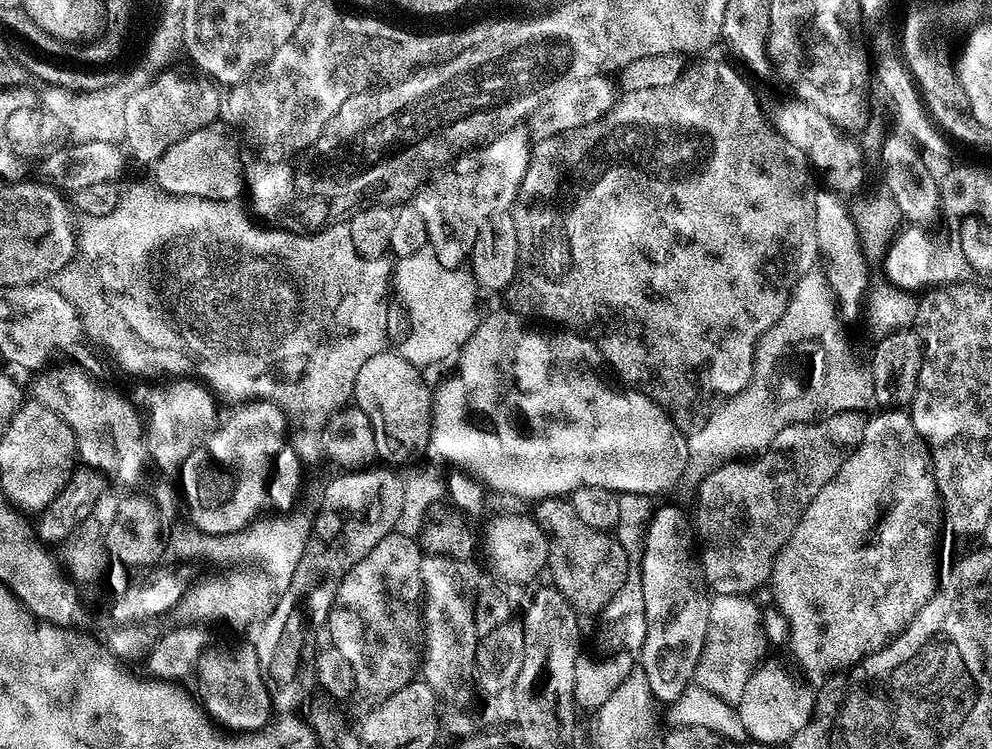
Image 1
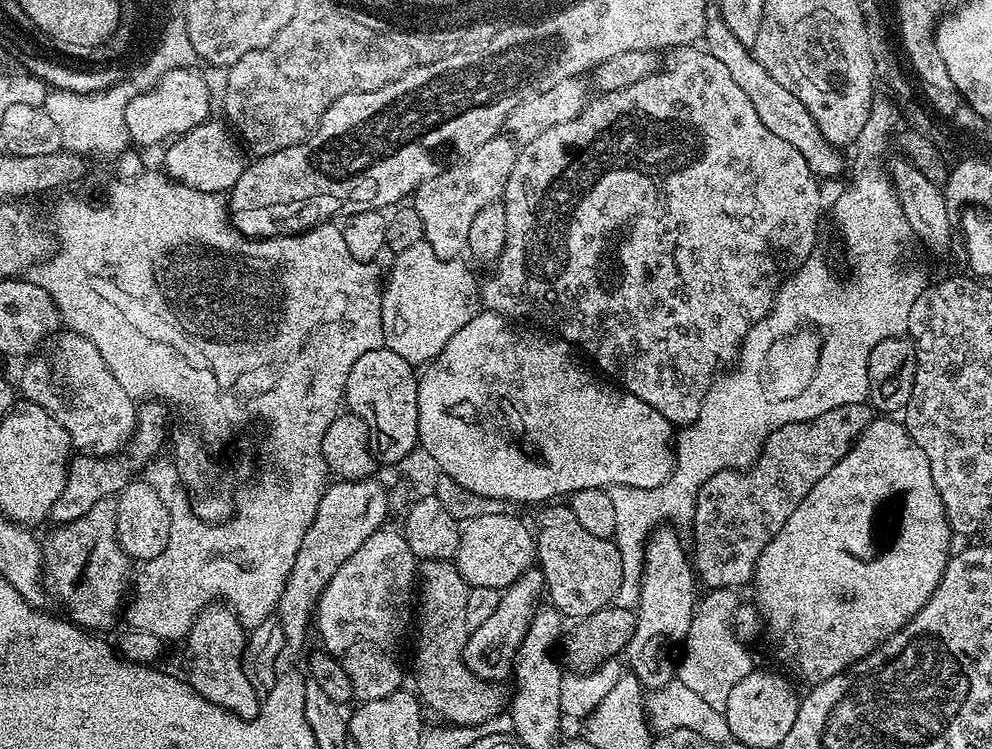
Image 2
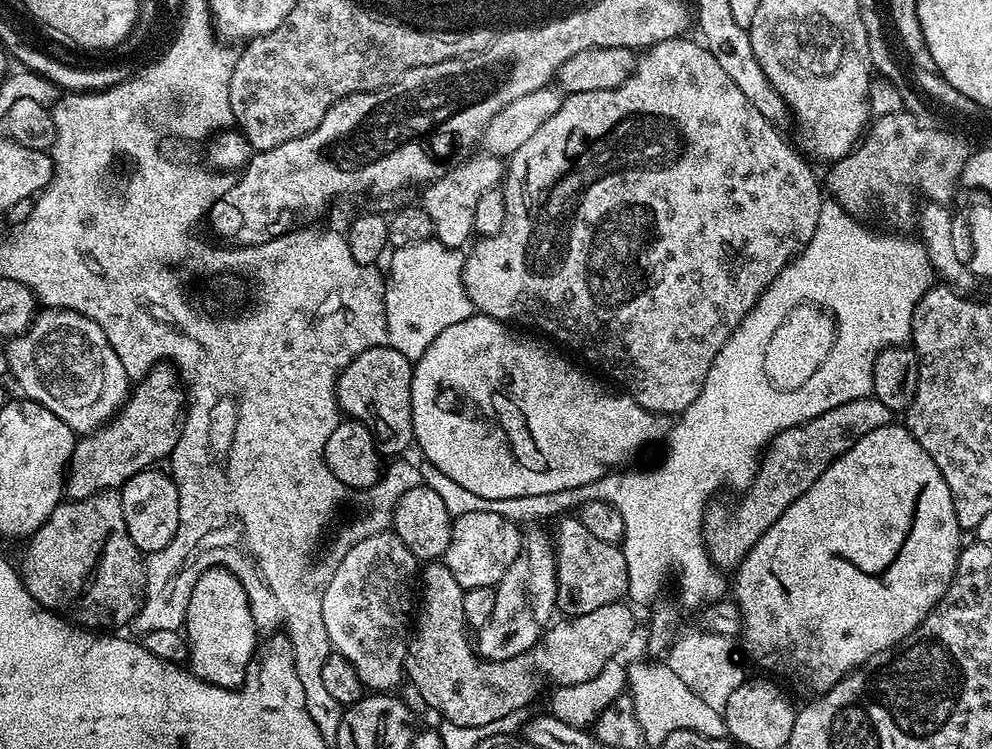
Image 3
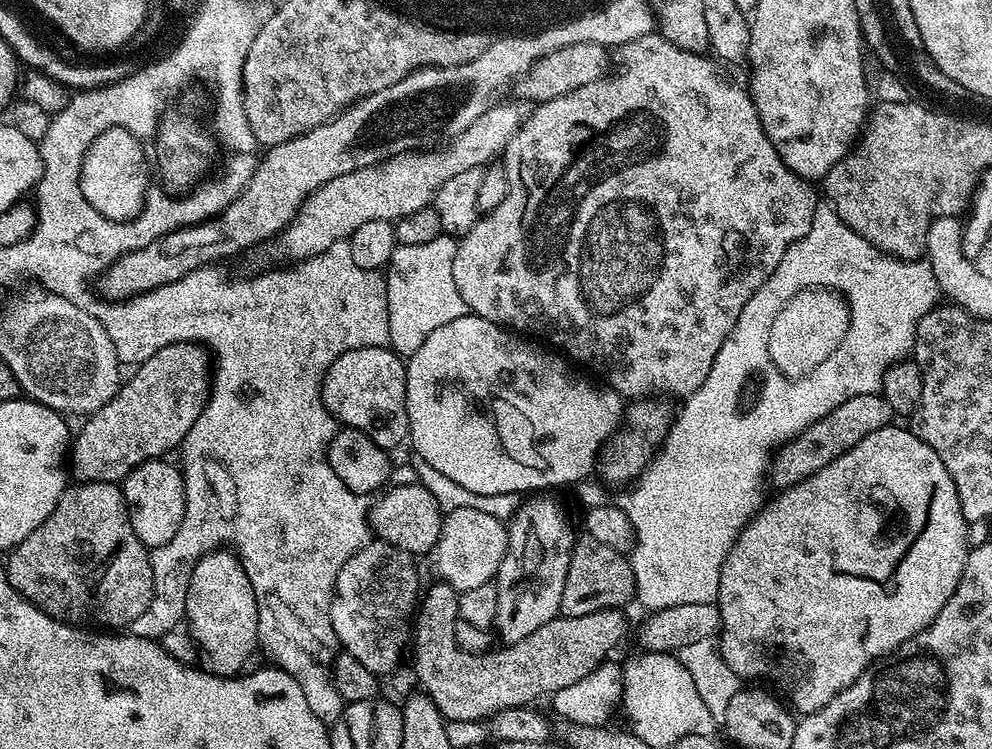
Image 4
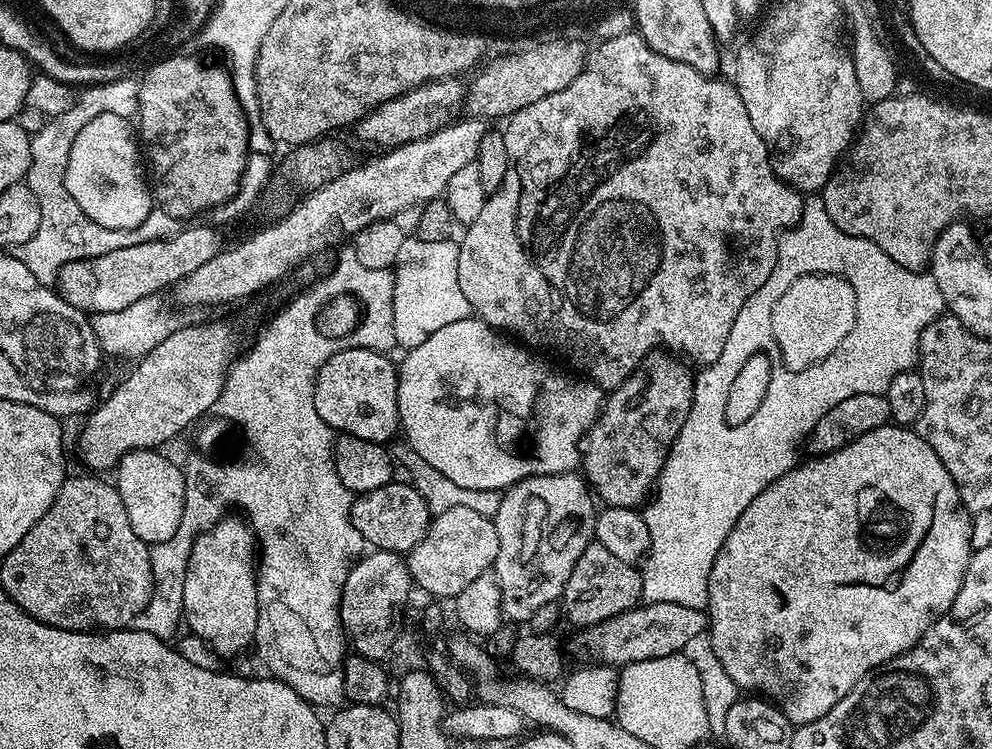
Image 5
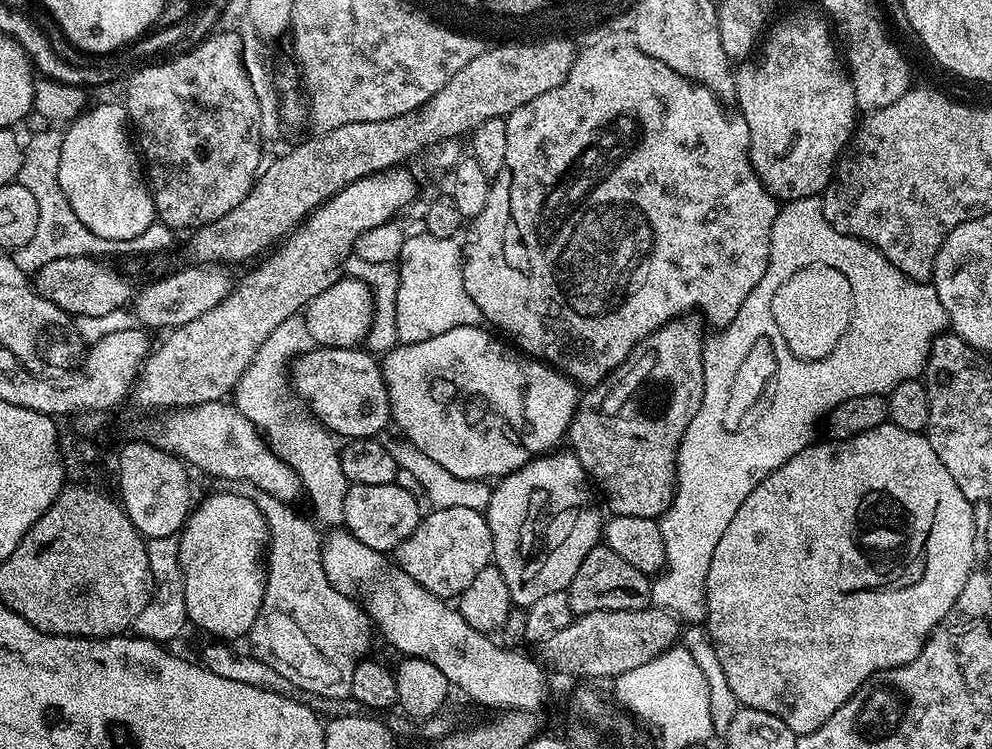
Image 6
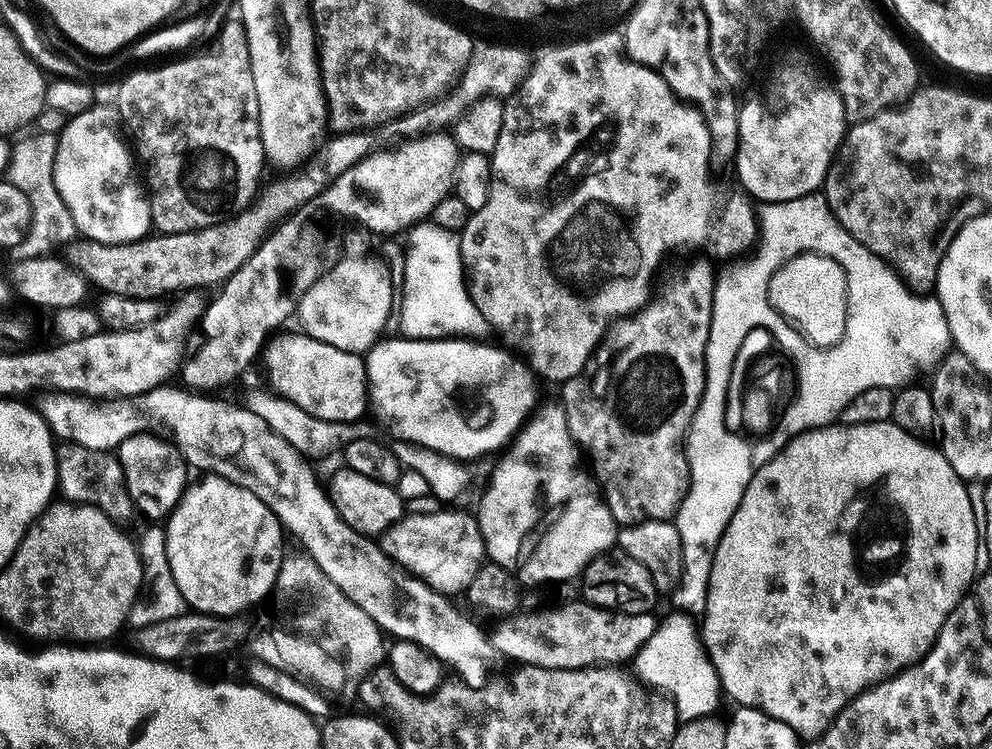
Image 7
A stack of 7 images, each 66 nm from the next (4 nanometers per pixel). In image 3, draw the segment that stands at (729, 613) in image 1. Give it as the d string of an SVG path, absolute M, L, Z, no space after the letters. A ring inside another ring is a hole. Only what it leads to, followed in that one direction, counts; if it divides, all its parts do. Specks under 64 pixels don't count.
M707 630L699 631L677 635L667 649L666 663L678 678L682 678L682 682L686 682L686 686L690 686L690 690L694 690L694 694L698 694L698 698L702 698L702 702L706 702L706 706L710 706L710 710L723 713L726 702L730 702L730 694L740 688L745 665L740 665L732 657L729 637Z

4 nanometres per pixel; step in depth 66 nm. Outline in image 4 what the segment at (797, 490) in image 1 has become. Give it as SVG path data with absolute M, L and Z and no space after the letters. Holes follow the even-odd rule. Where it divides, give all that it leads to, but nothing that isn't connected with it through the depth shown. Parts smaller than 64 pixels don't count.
M880 392L858 394L858 398L846 398L846 402L834 406L830 414L818 418L818 422L806 426L802 434L787 440L776 449L770 465L771 483L773 480L777 484L775 487L783 490L810 478L815 472L822 470L822 466L834 462L834 458L858 446L858 442L862 442L866 434L874 434L874 430L889 427L893 423L892 419L894 413L890 402L886 402L886 398Z

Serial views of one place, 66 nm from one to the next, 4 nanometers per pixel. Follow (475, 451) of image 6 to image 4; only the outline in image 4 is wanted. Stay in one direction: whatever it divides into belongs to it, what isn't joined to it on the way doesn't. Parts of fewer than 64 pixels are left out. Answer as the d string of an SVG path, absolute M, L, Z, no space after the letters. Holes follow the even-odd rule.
M471 314L454 318L454 322L446 322L446 326L438 326L438 330L434 330L430 338L426 338L426 342L422 342L422 346L418 346L418 350L414 350L406 360L406 414L410 445L412 444L413 448L411 451L426 462L430 462L434 470L446 474L446 478L458 482L458 486L466 486L466 490L474 490L474 494L510 494L511 492L536 494L539 493L536 492L539 488L560 488L563 484L576 486L587 481L591 477L588 475L591 472L593 475L597 467L600 449L623 421L626 411L625 397L595 379L592 381L579 376L575 372L577 369L563 355L539 346L544 347L486 318Z

